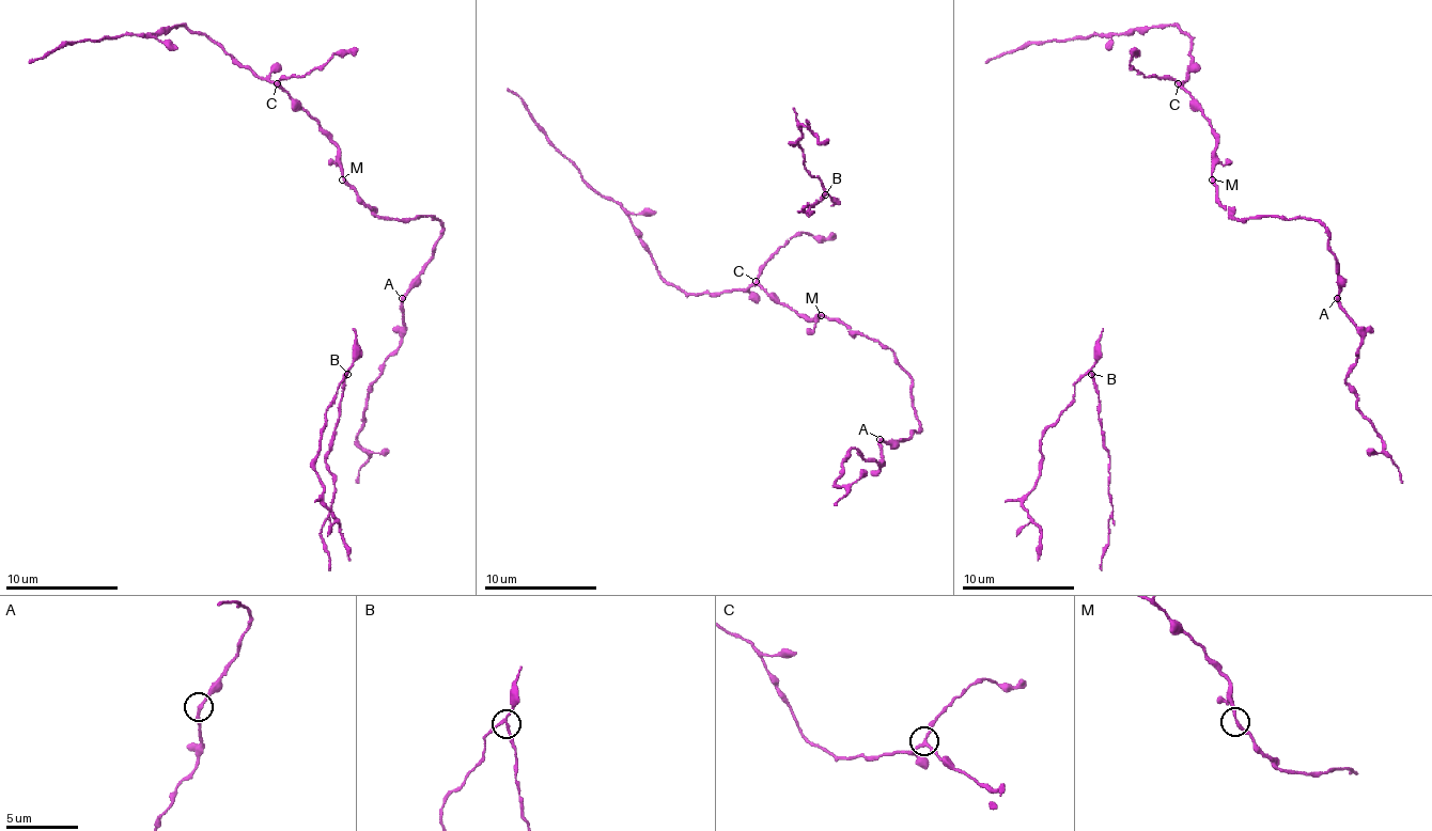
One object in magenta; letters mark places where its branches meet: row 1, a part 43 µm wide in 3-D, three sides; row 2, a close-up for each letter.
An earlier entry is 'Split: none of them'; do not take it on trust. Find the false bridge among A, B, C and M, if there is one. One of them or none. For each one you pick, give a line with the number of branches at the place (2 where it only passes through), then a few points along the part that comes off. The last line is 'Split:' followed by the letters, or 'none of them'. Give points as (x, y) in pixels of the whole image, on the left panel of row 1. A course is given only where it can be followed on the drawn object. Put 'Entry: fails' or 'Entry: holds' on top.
Entry: fails
B: 3 branches meet; foreign part runs (347, 374), (333, 444), (325, 459), (333, 476), (330, 513), (320, 532), (328, 569)
Split: B

